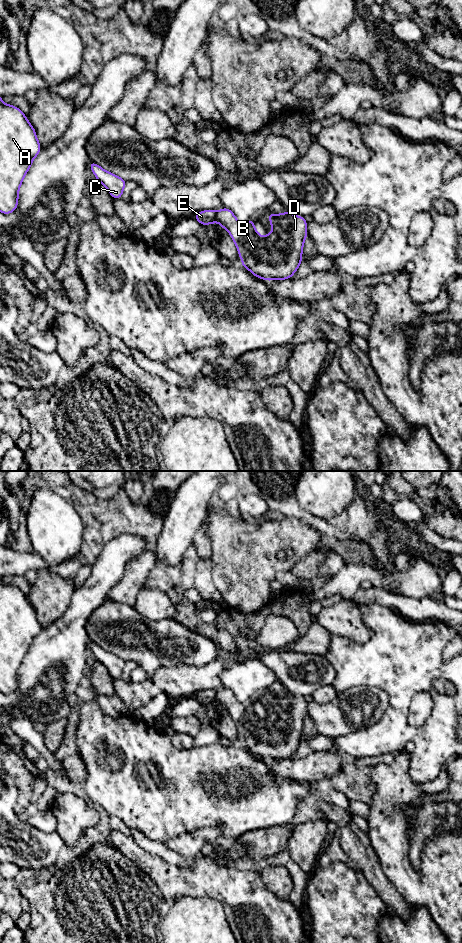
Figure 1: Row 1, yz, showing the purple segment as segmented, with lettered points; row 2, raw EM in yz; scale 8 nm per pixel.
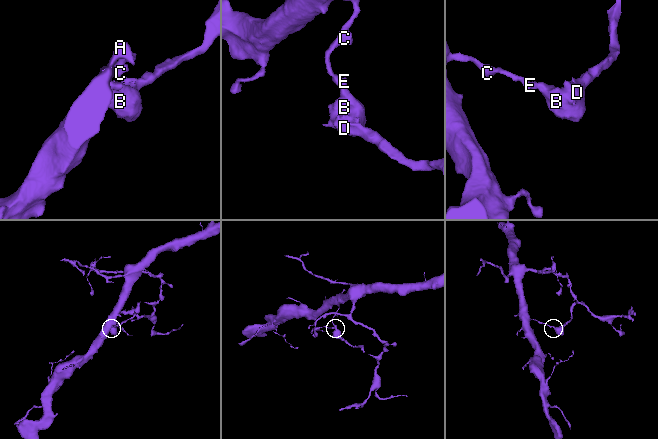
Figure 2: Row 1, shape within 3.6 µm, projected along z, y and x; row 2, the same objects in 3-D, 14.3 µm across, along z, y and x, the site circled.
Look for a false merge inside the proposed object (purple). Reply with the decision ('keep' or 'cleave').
cleave

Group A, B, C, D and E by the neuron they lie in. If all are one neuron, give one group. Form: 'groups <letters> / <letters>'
groups A C E / B D

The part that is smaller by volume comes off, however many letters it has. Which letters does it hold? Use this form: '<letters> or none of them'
B, D

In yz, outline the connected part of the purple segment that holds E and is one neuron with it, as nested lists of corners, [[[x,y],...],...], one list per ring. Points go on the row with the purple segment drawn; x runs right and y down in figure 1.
[[[209,209],[205,211],[199,211],[194,218],[201,224],[201,225],[210,225],[212,223],[217,222],[216,220],[217,212],[215,210]]]

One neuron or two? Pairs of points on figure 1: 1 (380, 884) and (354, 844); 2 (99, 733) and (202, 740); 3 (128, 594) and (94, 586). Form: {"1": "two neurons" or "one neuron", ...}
{"1": "one neuron", "2": "two neurons", "3": "two neurons"}

